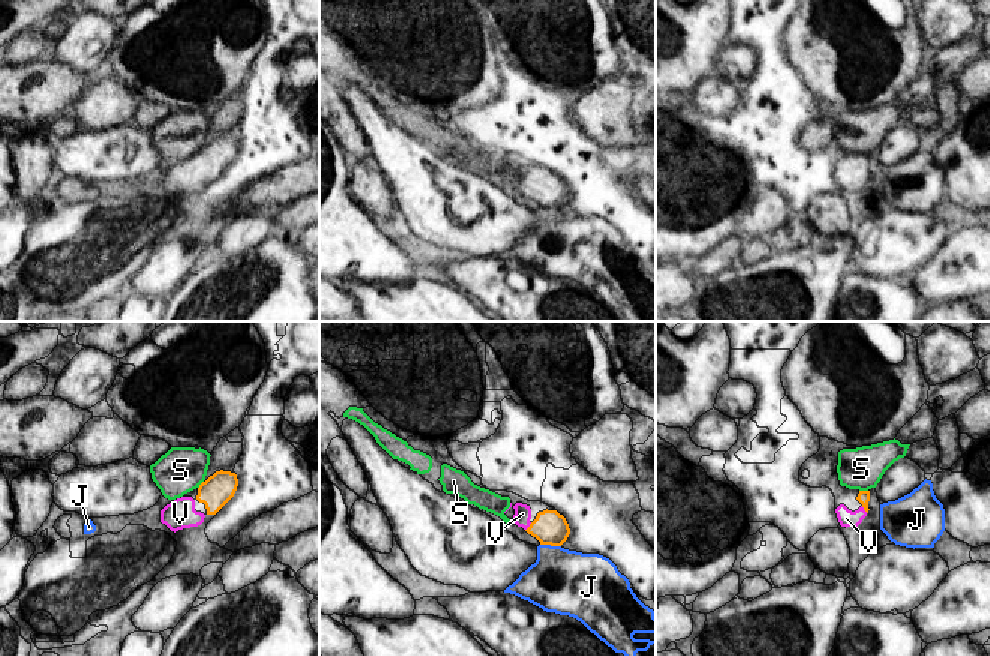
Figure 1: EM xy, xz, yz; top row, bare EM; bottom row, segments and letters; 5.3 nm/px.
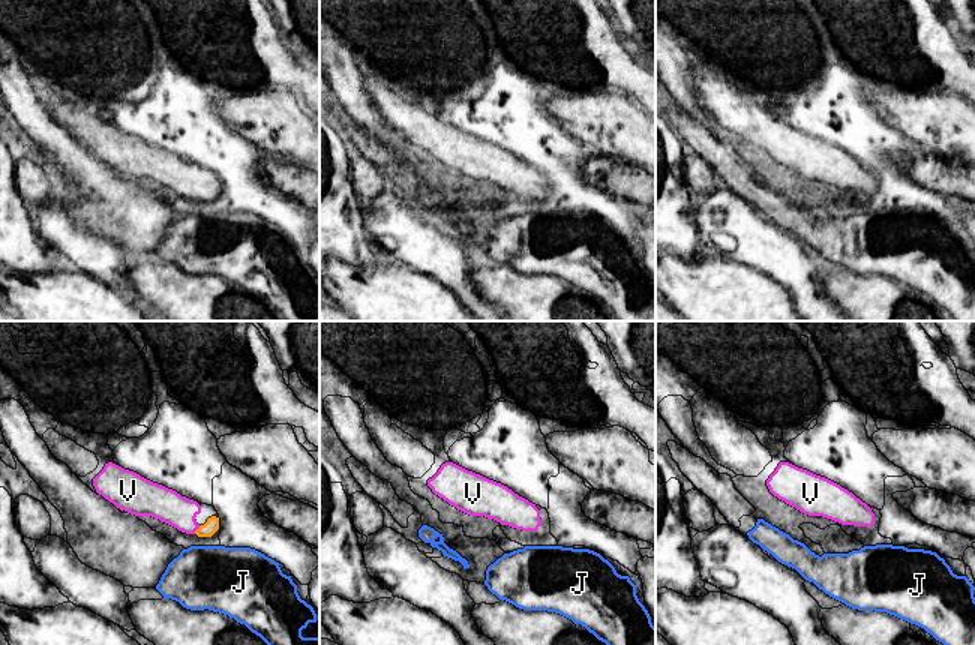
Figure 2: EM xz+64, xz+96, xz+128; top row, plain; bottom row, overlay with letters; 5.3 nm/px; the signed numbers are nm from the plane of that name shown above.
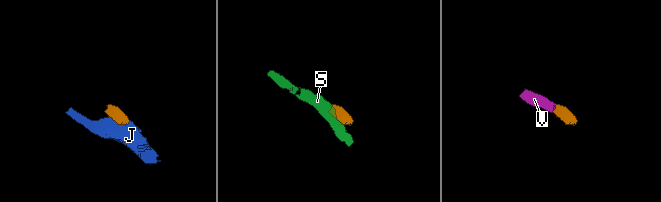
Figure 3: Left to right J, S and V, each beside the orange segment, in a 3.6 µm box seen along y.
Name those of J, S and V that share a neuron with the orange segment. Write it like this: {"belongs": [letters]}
{"belongs": ["V"]}

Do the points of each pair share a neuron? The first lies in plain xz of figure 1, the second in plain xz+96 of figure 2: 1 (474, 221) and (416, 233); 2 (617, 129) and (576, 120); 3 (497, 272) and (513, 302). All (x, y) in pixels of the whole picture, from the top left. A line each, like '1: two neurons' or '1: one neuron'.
1: two neurons
2: one neuron
3: one neuron

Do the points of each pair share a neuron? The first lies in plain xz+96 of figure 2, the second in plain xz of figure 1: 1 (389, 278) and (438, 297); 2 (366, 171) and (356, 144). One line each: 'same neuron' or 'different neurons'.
1: same neuron
2: different neurons

